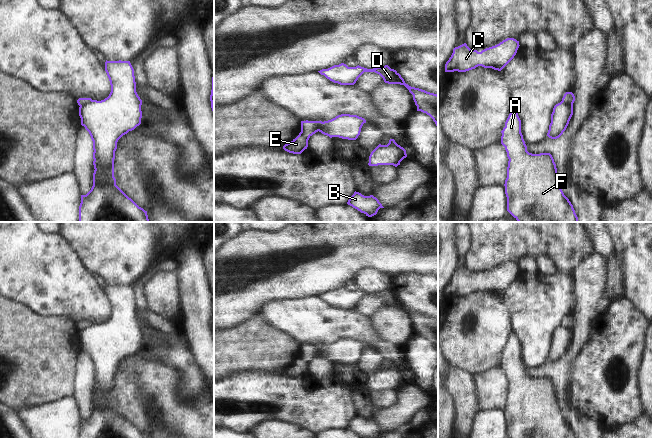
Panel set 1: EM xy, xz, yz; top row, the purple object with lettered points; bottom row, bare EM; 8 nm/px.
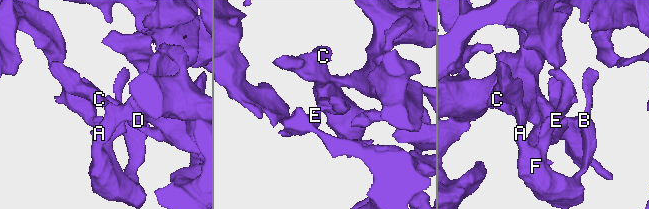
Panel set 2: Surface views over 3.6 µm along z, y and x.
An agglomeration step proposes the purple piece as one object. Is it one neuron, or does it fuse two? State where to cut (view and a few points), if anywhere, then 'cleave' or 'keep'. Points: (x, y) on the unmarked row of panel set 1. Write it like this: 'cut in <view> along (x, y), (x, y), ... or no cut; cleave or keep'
cut in xy along (92, 324), (89, 324), (80, 331); cleave

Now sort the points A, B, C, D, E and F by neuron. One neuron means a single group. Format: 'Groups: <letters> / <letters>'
Groups: A B C D F / E

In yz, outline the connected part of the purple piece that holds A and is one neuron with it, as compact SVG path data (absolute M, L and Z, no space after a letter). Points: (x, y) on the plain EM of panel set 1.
M513 331L501 357L501 368L509 383L504 408L507 435L510 438L576 438L561 413L552 379L527 375L521 344Z

